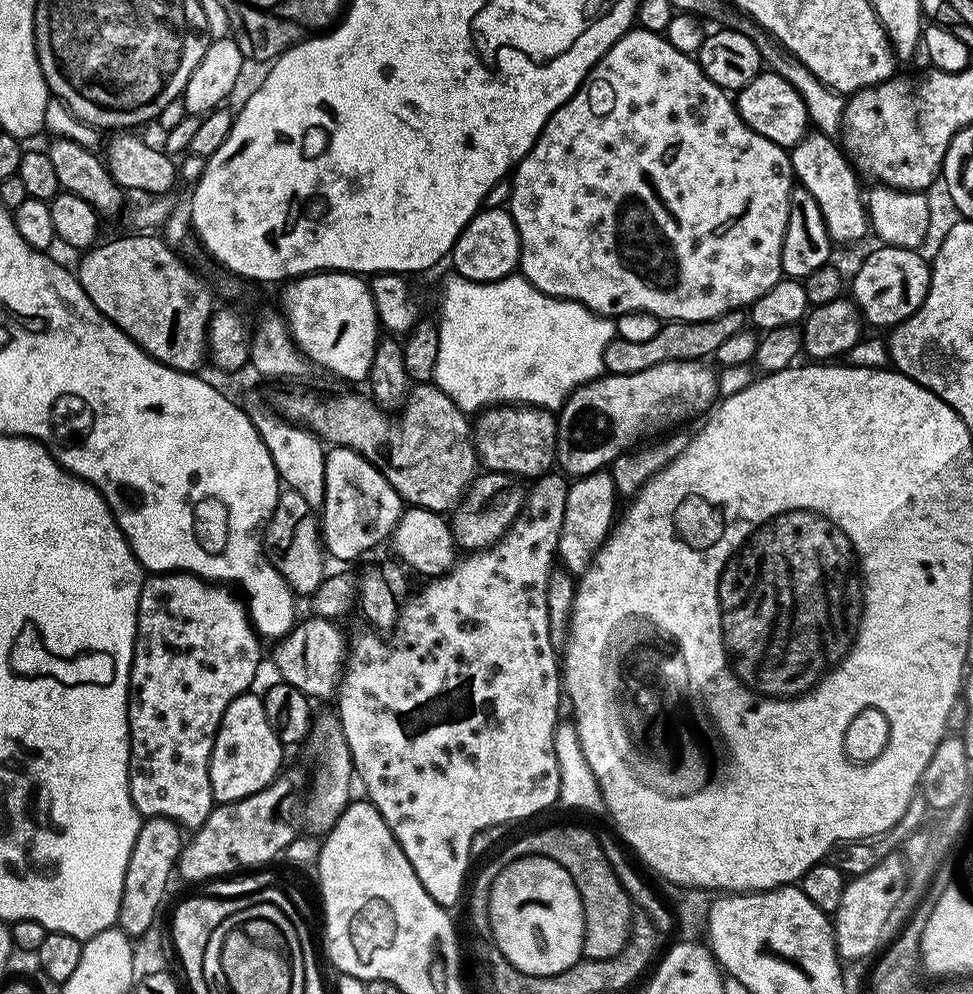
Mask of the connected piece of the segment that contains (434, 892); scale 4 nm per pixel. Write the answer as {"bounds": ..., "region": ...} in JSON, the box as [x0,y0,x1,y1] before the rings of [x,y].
{"bounds":[338,470,569,910],"region":[[[556,470],[539,477],[533,483],[536,485],[527,489],[524,508],[507,534],[497,544],[492,544],[480,552],[467,553],[463,558],[457,559],[455,566],[446,575],[431,577],[421,592],[414,593],[408,601],[405,599],[400,605],[396,626],[387,638],[375,630],[367,630],[368,632],[360,632],[348,640],[348,655],[338,689],[338,715],[346,746],[350,746],[355,775],[368,791],[366,799],[377,808],[398,846],[402,846],[402,854],[406,854],[410,866],[414,866],[414,874],[418,874],[418,882],[422,882],[426,894],[430,894],[434,902],[449,910],[455,909],[460,895],[462,900],[466,892],[468,855],[472,852],[472,839],[487,828],[496,828],[499,824],[510,823],[511,820],[528,820],[531,816],[546,811],[552,803],[555,805],[560,799],[559,766],[555,758],[554,736],[556,725],[562,716],[562,668],[558,663],[558,650],[550,642],[546,590],[560,551],[560,535],[566,514],[569,483],[569,477]]]}

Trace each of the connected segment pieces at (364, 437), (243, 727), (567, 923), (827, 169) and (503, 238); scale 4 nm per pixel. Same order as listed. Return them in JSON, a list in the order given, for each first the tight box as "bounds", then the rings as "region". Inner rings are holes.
[{"bounds":[266,383,478,513],"region":[[[435,383],[420,384],[417,388],[415,385],[399,415],[385,412],[367,395],[319,396],[304,387],[308,386],[273,387],[276,389],[266,396],[267,403],[288,423],[299,424],[321,441],[362,453],[383,472],[405,505],[451,513],[476,481],[478,457],[476,443],[472,441],[472,424]]]},{"bounds":[208,690,286,804],"region":[[[249,690],[234,698],[220,719],[208,771],[212,799],[216,804],[229,804],[250,794],[258,794],[258,790],[277,779],[279,772],[276,771],[286,748],[278,742],[278,738],[274,738],[274,730],[270,730],[267,722],[264,701],[254,693]]]},{"bounds":[489,856,582,976],"region":[[[523,856],[501,870],[492,883],[489,922],[495,947],[528,976],[556,976],[581,959],[582,902],[570,874],[550,858]]]},{"bounds":[790,130,870,245],"region":[[[812,130],[793,146],[790,155],[795,183],[810,190],[814,202],[818,202],[818,210],[822,210],[830,238],[840,245],[856,244],[864,235],[868,236],[870,225],[868,209],[865,207],[866,196],[862,190],[860,193],[861,177],[851,159],[842,151],[841,145],[833,137]]]},{"bounds":[450,207,520,284],"region":[[[507,207],[484,208],[473,216],[462,234],[454,242],[450,261],[455,275],[465,276],[479,284],[501,280],[513,275],[520,262],[520,239],[514,226],[514,218]]]}]

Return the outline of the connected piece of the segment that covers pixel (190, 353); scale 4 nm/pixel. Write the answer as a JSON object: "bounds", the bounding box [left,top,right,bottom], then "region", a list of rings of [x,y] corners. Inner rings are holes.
{"bounds":[74,234,214,372],"region":[[[156,234],[120,236],[87,249],[74,275],[107,320],[114,321],[144,352],[176,372],[201,371],[210,348],[214,303],[208,284]]]}

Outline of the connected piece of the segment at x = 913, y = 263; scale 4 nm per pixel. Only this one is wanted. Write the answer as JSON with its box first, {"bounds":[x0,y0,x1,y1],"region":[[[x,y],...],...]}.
{"bounds":[850,247,932,330],"region":[[[877,247],[861,262],[856,277],[851,277],[850,296],[859,306],[865,325],[891,330],[922,306],[932,281],[932,269],[919,257],[917,249]]]}

